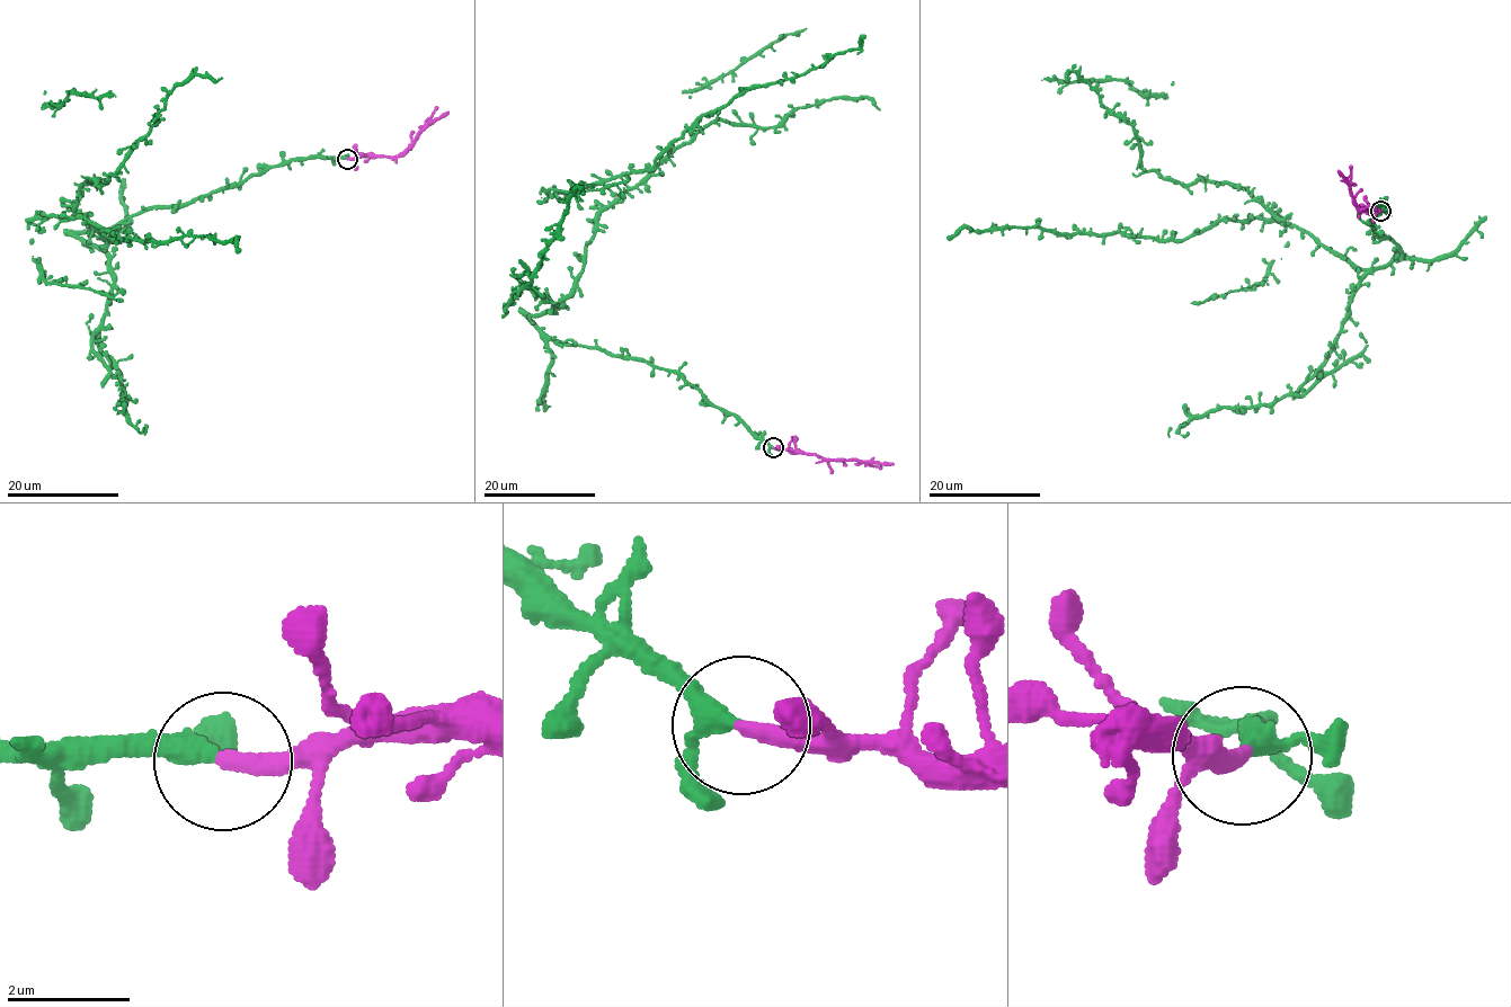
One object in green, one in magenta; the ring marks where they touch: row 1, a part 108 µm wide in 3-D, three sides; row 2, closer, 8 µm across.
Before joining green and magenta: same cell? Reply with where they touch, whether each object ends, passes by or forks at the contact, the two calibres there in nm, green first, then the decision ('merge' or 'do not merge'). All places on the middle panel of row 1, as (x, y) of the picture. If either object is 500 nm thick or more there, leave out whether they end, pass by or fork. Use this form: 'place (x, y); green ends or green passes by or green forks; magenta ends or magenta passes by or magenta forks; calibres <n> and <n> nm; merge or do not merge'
place (773, 447); green passes by; magenta ends; calibres 280 and 300 nm; merge

